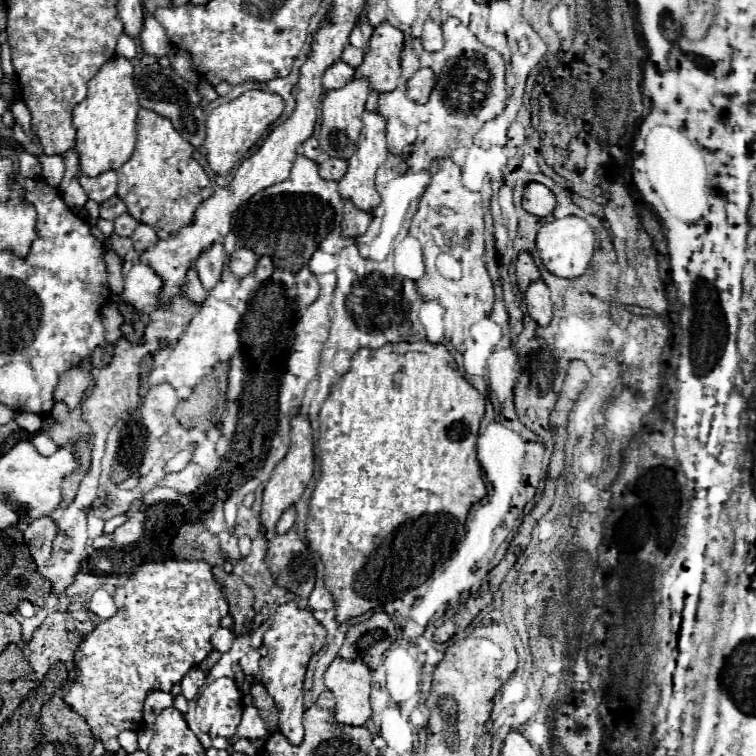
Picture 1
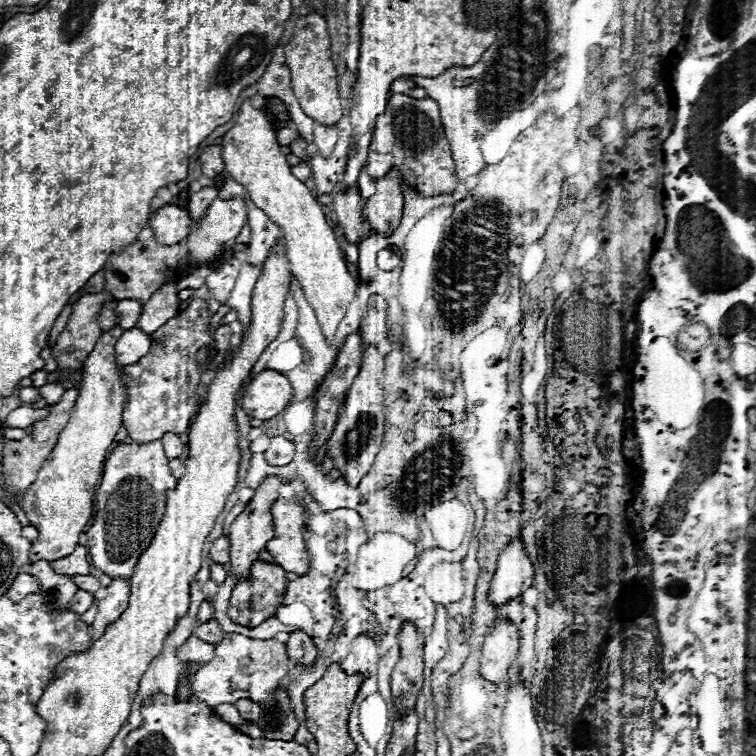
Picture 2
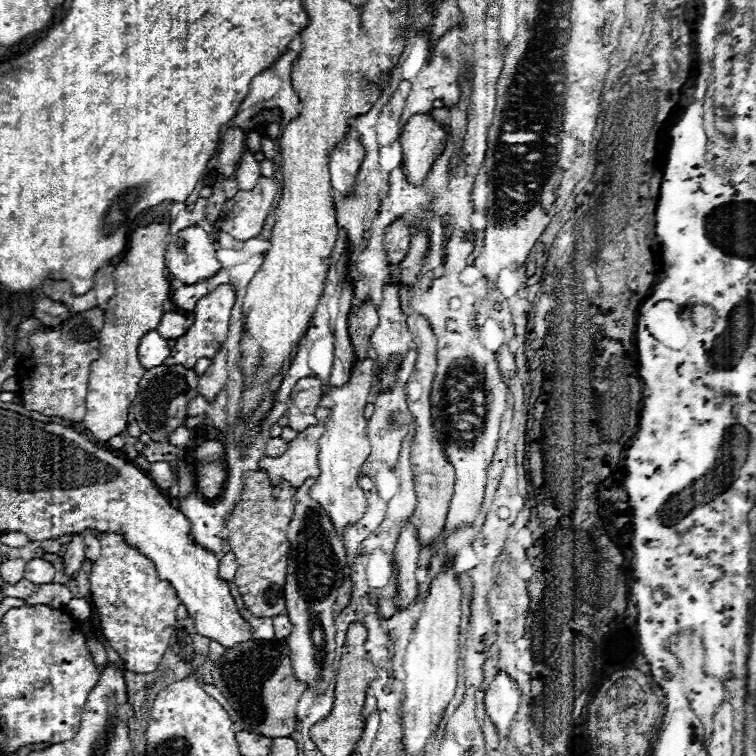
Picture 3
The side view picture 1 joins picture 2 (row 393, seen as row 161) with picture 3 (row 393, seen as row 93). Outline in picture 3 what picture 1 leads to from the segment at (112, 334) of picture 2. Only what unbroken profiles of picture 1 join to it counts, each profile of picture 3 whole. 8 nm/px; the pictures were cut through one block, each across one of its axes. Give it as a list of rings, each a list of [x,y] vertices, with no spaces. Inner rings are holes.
[[[156,218],[146,228],[138,228],[130,234],[130,244],[124,260],[114,270],[116,294],[108,300],[104,326],[100,330],[100,358],[90,366],[88,396],[86,396],[86,418],[84,426],[98,444],[106,444],[108,438],[118,436],[126,430],[128,410],[136,398],[138,382],[144,376],[136,350],[140,338],[160,324],[164,314],[164,302],[170,296],[170,282],[166,276],[166,246],[170,236],[168,218]]]

